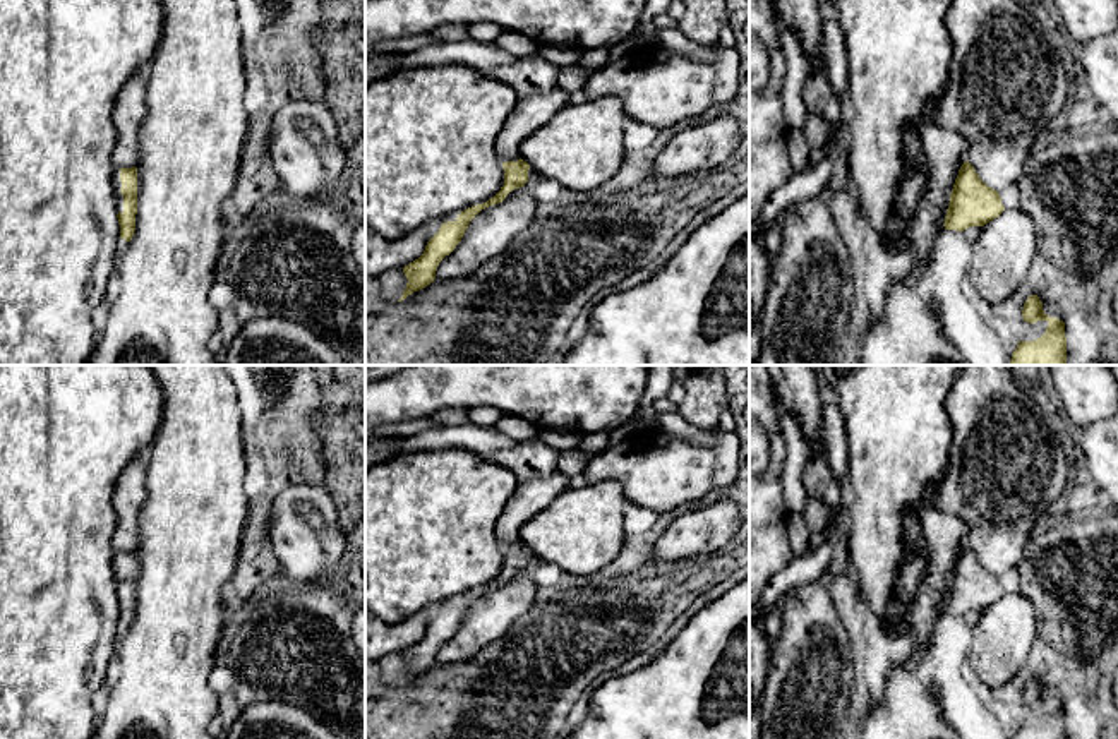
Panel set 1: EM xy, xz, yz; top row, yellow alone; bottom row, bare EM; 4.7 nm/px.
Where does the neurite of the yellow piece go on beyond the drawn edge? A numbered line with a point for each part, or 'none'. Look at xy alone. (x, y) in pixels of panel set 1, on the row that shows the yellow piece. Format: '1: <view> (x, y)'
1: xy (115, 179)

